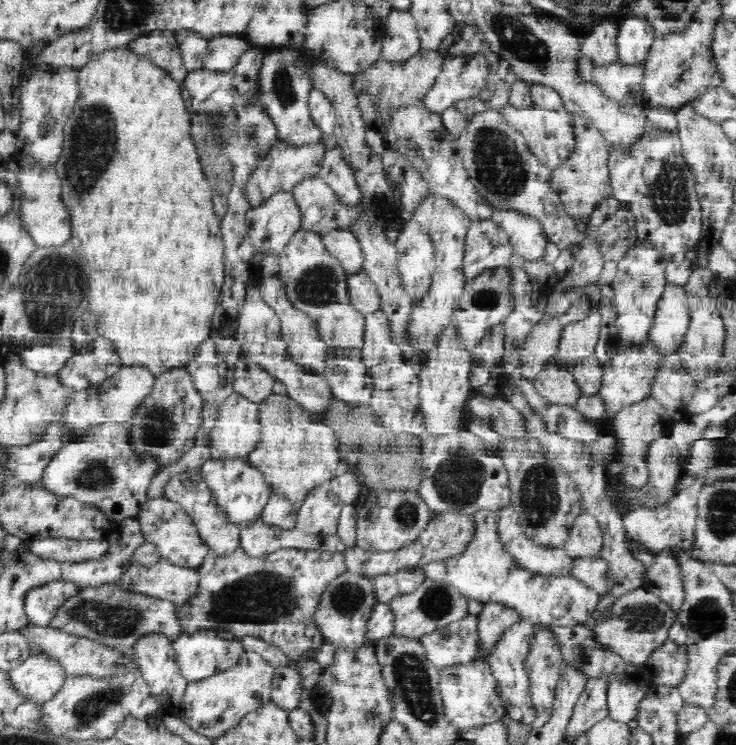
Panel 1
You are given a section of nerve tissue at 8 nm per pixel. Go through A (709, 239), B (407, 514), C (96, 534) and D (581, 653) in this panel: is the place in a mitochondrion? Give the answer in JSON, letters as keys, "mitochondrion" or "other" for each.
{"A":"other","B":"mitochondrion","C":"other","D":"mitochondrion"}

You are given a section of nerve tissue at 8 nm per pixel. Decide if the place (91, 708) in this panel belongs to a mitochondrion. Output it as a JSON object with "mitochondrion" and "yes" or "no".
{"mitochondrion":"yes"}

